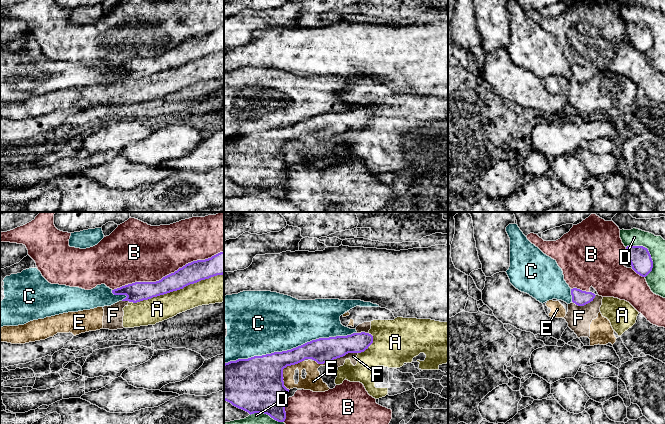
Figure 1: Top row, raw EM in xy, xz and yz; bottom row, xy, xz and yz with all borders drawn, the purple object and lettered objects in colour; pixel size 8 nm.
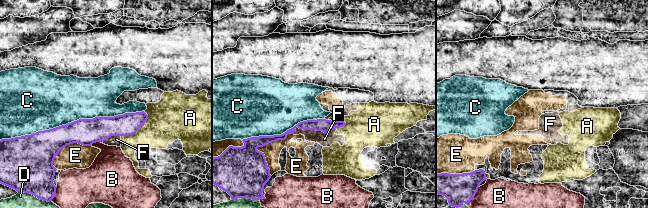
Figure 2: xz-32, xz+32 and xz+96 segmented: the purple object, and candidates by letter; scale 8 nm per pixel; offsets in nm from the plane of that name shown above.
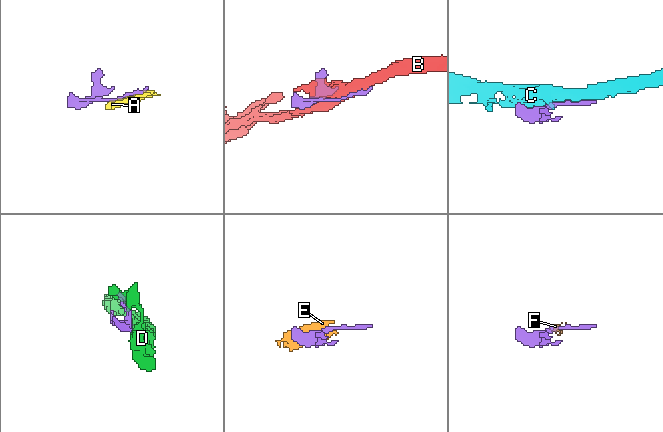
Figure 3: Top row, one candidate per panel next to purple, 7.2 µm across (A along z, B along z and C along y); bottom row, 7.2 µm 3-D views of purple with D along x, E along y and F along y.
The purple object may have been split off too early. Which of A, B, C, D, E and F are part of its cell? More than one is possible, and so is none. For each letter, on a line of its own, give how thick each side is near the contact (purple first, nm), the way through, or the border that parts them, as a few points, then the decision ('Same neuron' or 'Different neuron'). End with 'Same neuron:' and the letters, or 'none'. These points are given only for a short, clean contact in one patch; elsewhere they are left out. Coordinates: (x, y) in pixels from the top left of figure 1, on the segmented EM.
A: Thickness 170 nm (purple) against 200 nm. Different neuron
B: Thickness 170 nm (purple) against 460 nm. Different neuron
C: Thickness 240 nm (purple) against 460 nm. Different neuron
D: Thickness 170 nm (purple) against 150 nm. Different neuron
E: Thickness 420 nm (purple) against 120 nm. Different neuron
F: Thickness 200 nm (purple) against 70 nm. Different neuron
Same neuron: none

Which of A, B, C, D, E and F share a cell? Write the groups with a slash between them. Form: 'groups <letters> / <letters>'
groups A E F / B / C / D

